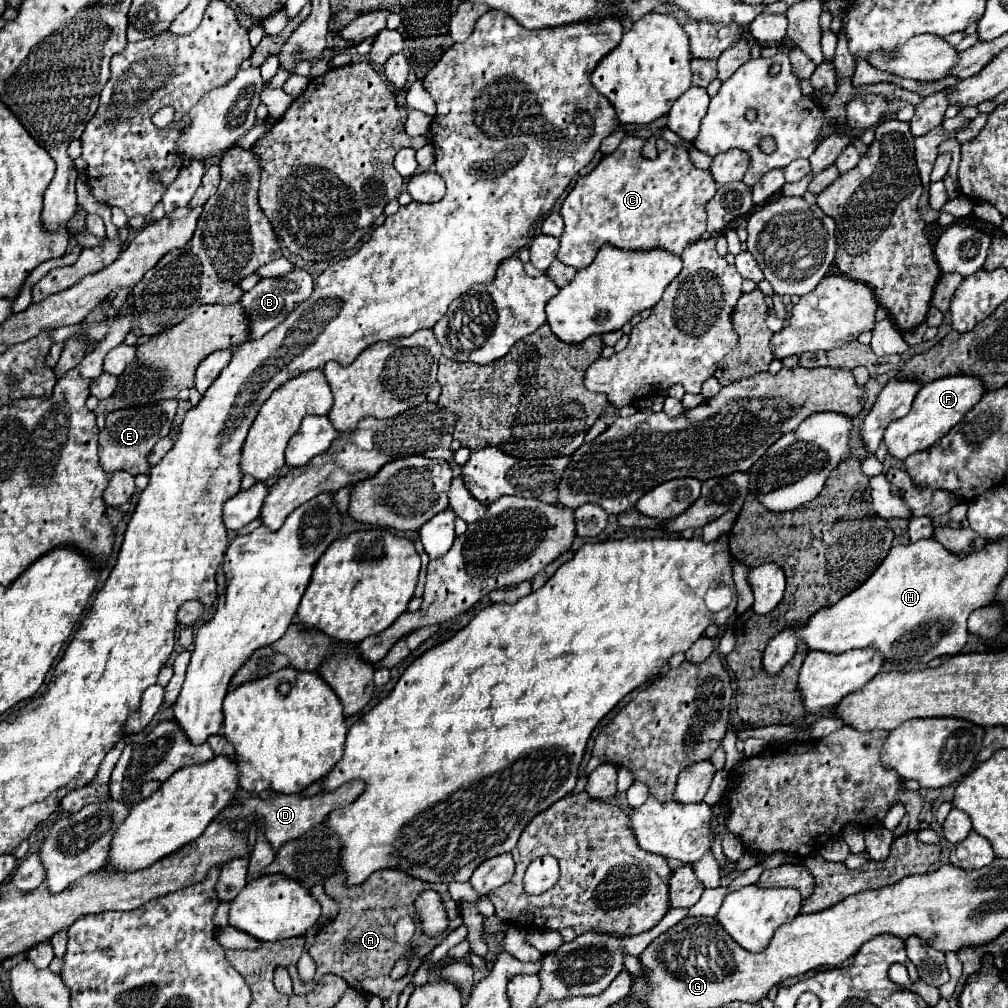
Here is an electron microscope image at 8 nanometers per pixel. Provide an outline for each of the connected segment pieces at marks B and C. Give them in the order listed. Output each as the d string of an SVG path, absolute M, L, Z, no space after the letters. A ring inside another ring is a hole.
M293 269L291 273L285 273L279 277L261 279L251 291L243 293L241 297L241 305L249 313L249 321L251 321L251 339L263 337L273 327L277 327L281 321L285 321L285 317L293 311L293 305L305 301L311 293L313 293L313 279L303 269Z
M625 137L615 153L603 157L603 161L585 177L579 177L573 191L565 197L561 207L561 217L565 221L565 229L561 235L561 247L557 251L557 259L569 267L583 269L593 263L597 249L605 245L613 245L623 251L653 251L667 249L675 255L681 255L683 249L691 243L697 243L701 233L707 227L705 205L713 199L717 191L717 183L713 181L709 171L697 169L685 147L671 145L663 139L657 139L657 159L649 161L641 157L643 139Z

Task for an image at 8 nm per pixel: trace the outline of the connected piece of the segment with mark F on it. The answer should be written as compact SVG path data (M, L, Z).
M949 375L945 379L925 383L919 395L915 397L911 411L903 419L897 419L887 427L885 443L889 447L889 453L895 459L903 461L911 453L931 447L935 441L945 437L951 431L951 427L955 427L981 401L983 395L985 395L985 385L981 379L973 375Z

